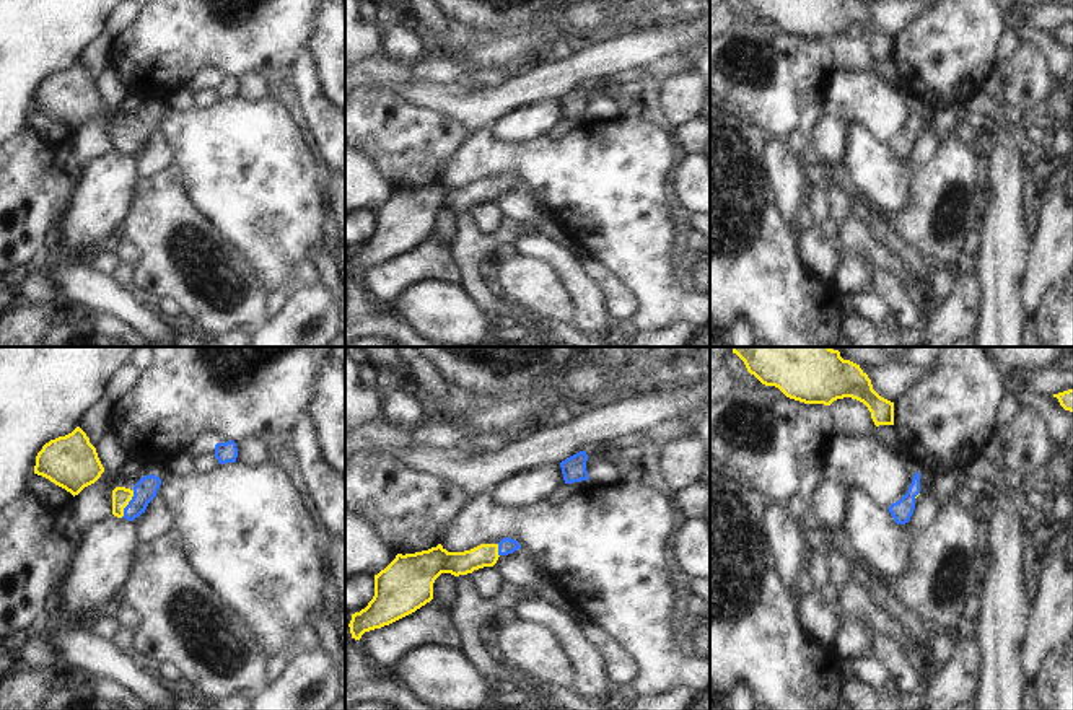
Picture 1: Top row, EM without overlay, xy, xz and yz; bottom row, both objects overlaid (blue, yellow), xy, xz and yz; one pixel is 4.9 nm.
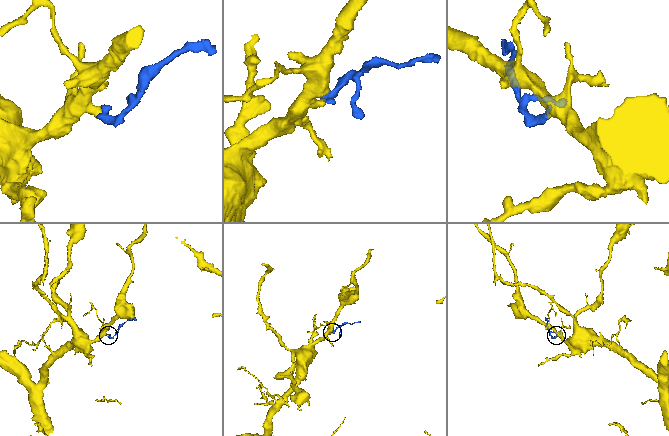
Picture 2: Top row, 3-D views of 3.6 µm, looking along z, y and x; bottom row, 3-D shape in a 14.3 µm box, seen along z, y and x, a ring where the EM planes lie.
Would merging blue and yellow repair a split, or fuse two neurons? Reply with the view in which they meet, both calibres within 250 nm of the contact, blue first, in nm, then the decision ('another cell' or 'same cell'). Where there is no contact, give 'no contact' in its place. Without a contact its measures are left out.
contact in xy; calibres 110 and 90 nm; same cell

